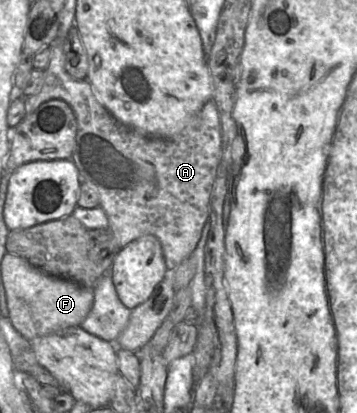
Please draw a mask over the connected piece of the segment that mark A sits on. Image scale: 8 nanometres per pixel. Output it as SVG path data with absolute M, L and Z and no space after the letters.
M57 38L51 45L51 59L50 63L45 70L45 80L42 89L39 93L32 96L25 97L25 111L26 114L33 113L42 103L51 99L61 99L68 103L73 109L76 119L77 119L77 134L76 134L76 145L72 154L72 161L76 165L81 182L90 183L97 191L99 196L100 208L104 210L107 215L109 228L114 233L117 243L120 248L124 248L129 243L140 238L144 235L153 235L161 243L163 256L165 264L168 271L174 271L179 264L186 258L190 257L194 252L199 239L202 234L202 229L207 220L209 220L209 204L210 196L213 188L215 178L218 174L219 168L223 163L223 151L222 151L222 141L221 141L221 123L218 108L215 102L210 99L208 100L202 108L196 113L188 124L177 134L171 137L155 137L144 134L137 131L129 126L122 124L118 119L116 119L97 99L94 89L87 79L78 80L73 78L65 69L65 55L64 55L64 42L65 38Z

